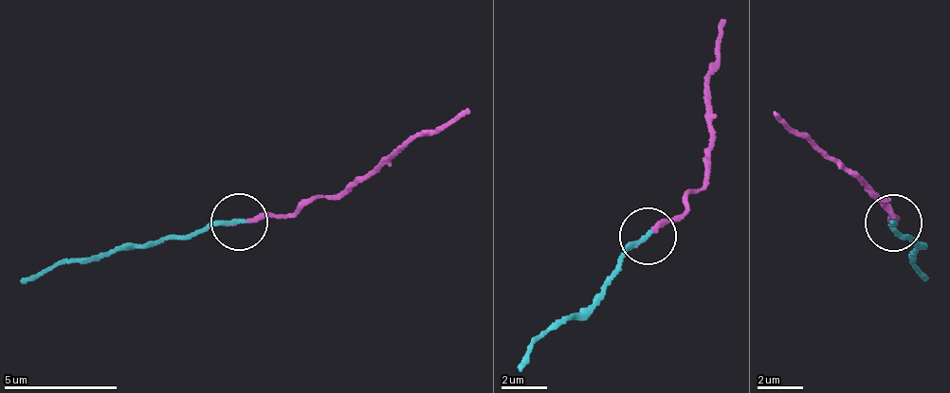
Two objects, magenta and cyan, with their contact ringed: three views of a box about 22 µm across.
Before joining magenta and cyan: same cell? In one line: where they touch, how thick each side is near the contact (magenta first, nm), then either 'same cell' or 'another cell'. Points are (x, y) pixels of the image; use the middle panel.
(648, 236) | 140/200 nm | same cell

